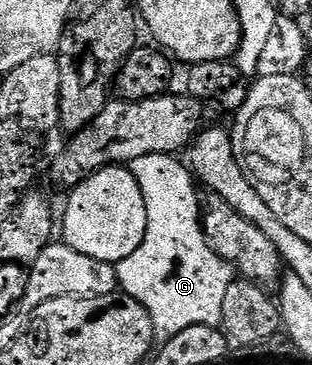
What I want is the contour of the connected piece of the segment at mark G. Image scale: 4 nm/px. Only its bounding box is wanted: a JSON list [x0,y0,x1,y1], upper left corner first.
[116,154,235,339]

